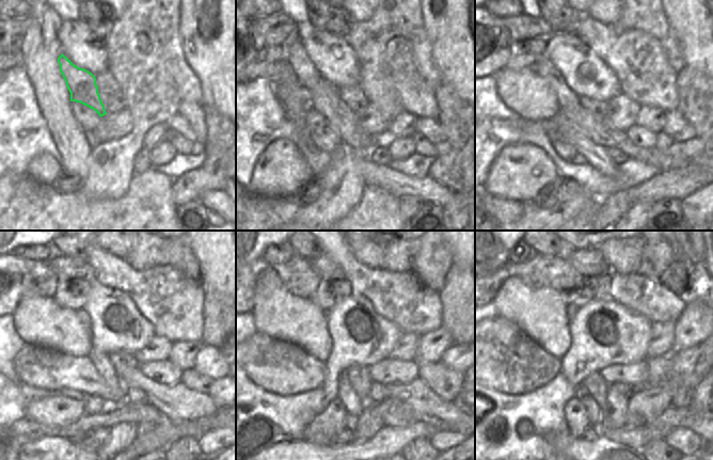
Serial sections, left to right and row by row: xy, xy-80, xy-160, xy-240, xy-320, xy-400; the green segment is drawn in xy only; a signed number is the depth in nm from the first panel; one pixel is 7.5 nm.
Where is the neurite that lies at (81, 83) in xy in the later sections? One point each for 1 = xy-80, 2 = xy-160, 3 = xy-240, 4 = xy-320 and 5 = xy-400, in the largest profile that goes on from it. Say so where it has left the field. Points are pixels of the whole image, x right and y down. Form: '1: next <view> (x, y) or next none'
1: next xy-80 (323, 97)
2: next xy-160 (598, 128)
3: next xy-240 (177, 400)
4: next xy-320 (427, 406)
5: next xy-400 (685, 417)

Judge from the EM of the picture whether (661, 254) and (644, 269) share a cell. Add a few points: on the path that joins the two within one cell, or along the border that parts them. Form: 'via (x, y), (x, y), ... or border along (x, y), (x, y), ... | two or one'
via (656, 258), (648, 267) | one

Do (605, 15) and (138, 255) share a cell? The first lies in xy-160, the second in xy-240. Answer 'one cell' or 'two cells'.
one cell

